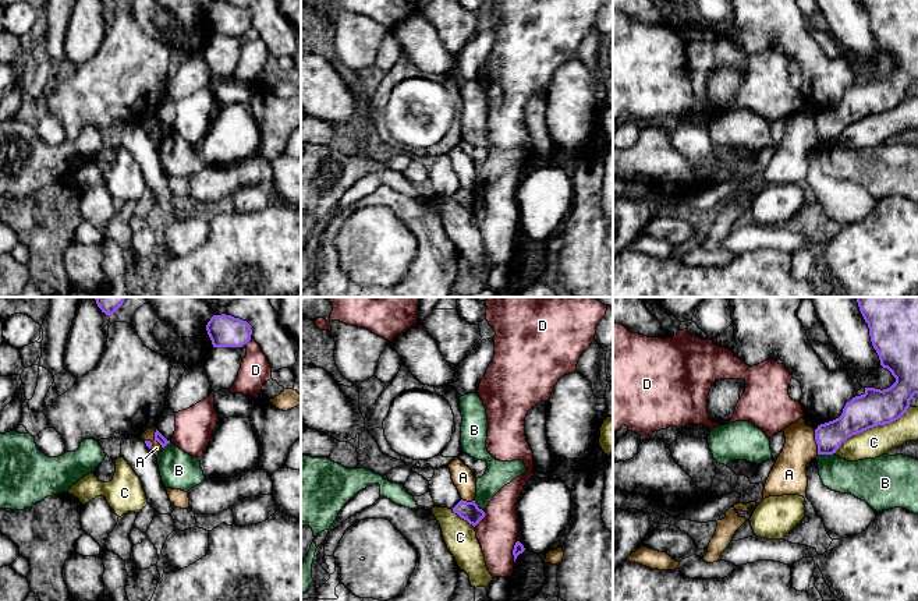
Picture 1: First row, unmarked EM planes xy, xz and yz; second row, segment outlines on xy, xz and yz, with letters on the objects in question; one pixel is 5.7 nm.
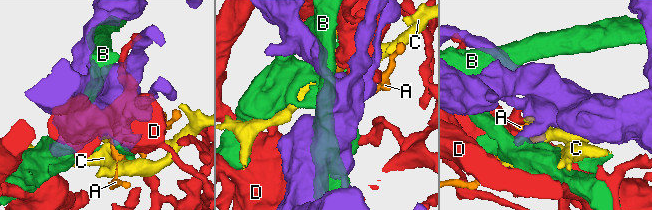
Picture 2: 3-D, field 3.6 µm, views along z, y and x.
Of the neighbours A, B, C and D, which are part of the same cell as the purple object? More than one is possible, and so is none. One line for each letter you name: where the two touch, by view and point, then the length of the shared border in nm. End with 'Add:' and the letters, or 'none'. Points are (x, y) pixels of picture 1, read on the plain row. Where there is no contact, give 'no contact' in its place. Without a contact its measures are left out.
Add: none

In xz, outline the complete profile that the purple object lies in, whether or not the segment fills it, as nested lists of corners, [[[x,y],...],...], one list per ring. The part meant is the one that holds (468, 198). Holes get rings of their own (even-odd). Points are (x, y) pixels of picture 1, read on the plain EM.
[[[460,188],[454,195],[453,199],[457,201],[461,206],[467,208],[474,215],[485,205],[485,199],[478,195],[475,188],[467,190]]]

